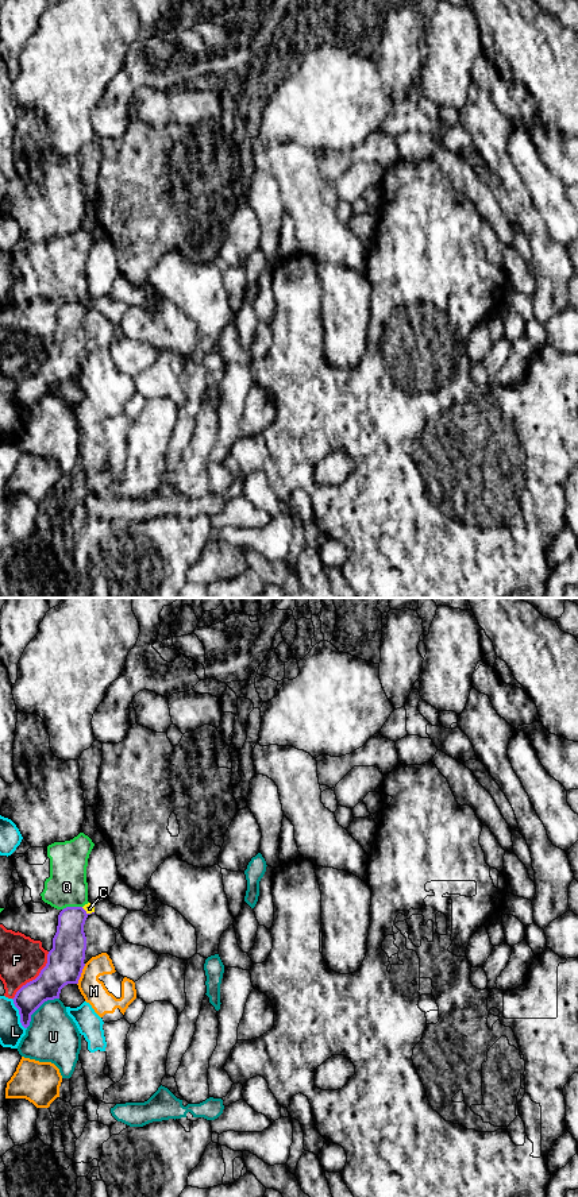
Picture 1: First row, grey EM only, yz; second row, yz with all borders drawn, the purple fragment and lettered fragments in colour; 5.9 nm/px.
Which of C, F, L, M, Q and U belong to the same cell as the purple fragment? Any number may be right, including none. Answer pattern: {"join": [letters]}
{"join": []}

